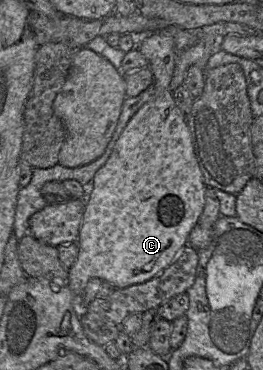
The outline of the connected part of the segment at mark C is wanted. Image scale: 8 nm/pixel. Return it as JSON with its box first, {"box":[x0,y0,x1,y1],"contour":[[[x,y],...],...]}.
{"box":[68,32,207,312],"contour":[[[158,32],[149,33],[141,37],[138,42],[137,49],[148,60],[148,67],[154,76],[153,86],[155,89],[155,95],[154,99],[145,103],[132,116],[122,131],[121,135],[119,136],[118,140],[116,141],[108,160],[95,173],[91,186],[86,187],[86,209],[77,241],[79,246],[79,254],[74,265],[70,268],[68,274],[68,287],[74,295],[74,309],[76,312],[77,309],[79,309],[79,306],[82,304],[84,289],[91,278],[99,278],[103,282],[112,283],[117,289],[124,289],[132,285],[144,283],[154,278],[169,265],[171,265],[182,251],[182,249],[188,244],[189,234],[191,230],[198,224],[199,218],[205,206],[205,191],[207,186],[204,183],[201,170],[195,158],[191,133],[186,122],[186,116],[176,106],[172,96],[172,91],[170,90],[170,82],[172,80],[176,59],[179,53],[175,48],[174,40],[167,34]]]}

